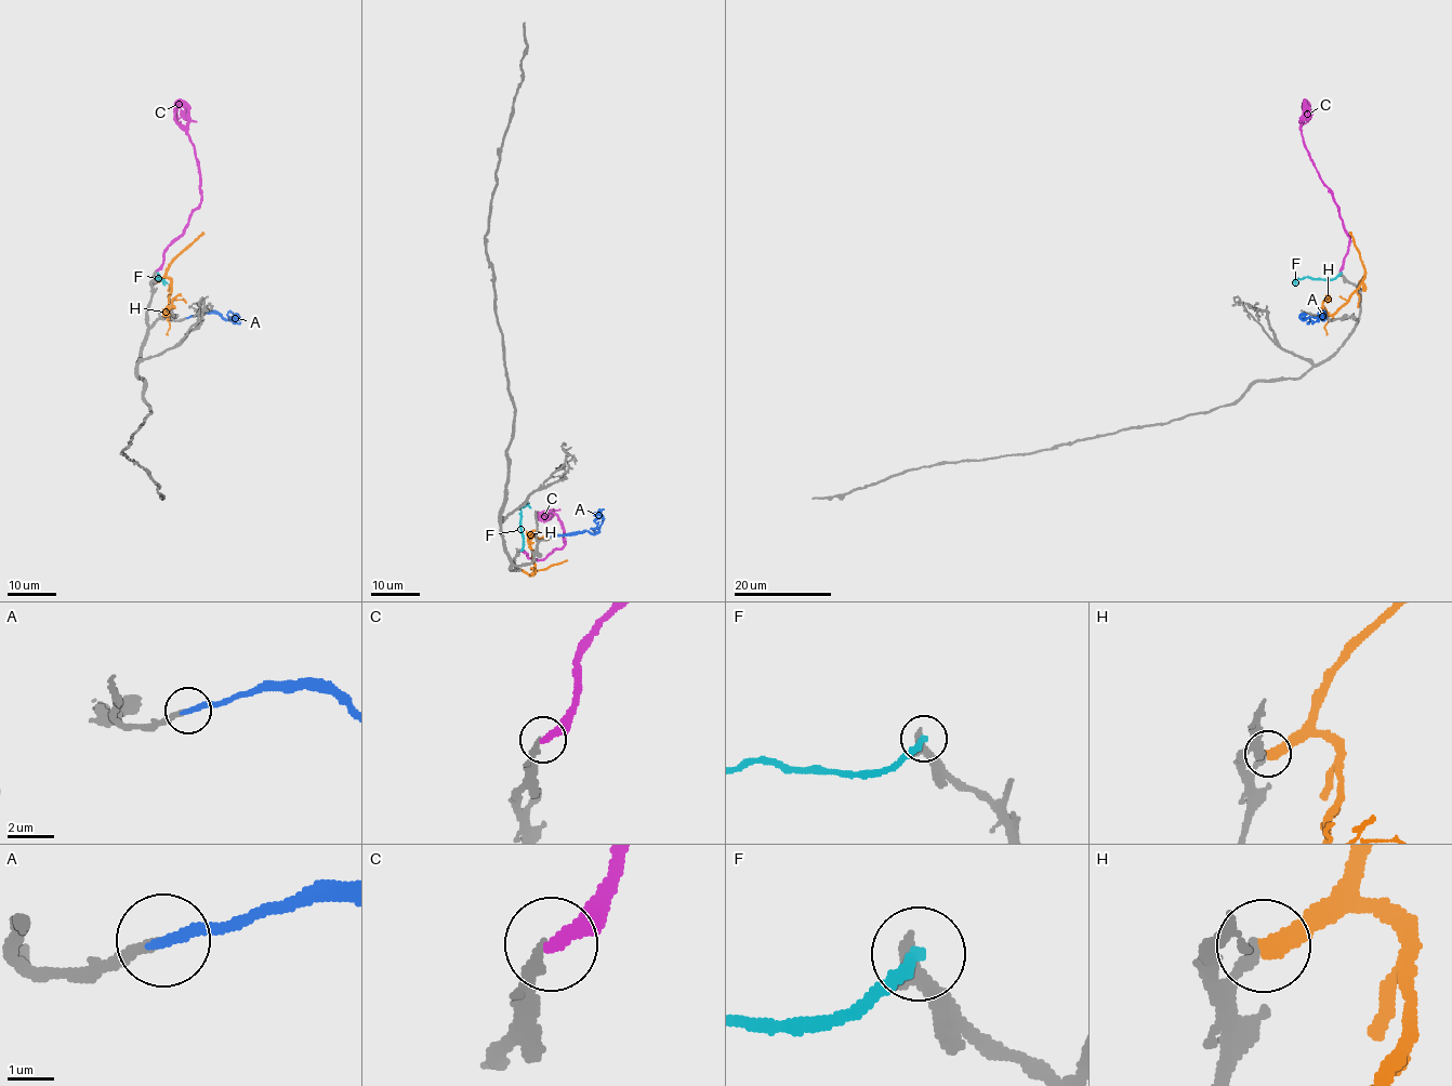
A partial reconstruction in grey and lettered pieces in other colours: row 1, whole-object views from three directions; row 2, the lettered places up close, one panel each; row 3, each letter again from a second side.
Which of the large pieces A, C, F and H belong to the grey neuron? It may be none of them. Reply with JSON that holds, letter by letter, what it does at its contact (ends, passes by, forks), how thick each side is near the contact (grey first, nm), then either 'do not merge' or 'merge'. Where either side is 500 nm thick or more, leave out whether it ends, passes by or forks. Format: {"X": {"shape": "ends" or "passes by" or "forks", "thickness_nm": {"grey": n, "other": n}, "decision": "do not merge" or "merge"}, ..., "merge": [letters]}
{"A": {"shape": "ends", "thickness_nm": {"grey": 220, "other": 280}, "decision": "merge"}, "C": {"shape": "ends", "thickness_nm": {"grey": 280, "other": 340}, "decision": "do not merge"}, "F": {"shape": "ends", "thickness_nm": {"grey": 360, "other": 280}, "decision": "do not merge"}, "H": {"shape": "ends", "thickness_nm": {"grey": 240, "other": 320}, "decision": "do not merge"}, "merge": ["A"]}

